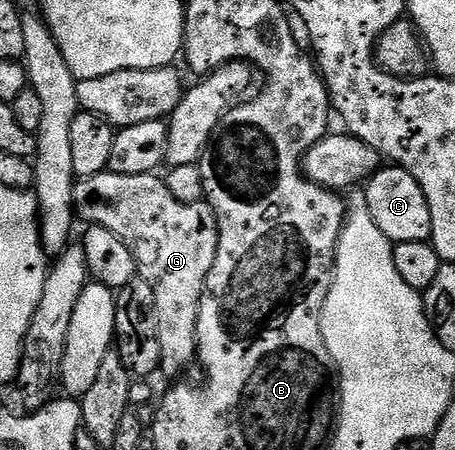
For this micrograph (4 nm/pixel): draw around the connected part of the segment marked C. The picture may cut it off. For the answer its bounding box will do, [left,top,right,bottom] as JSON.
[364,166,432,246]

